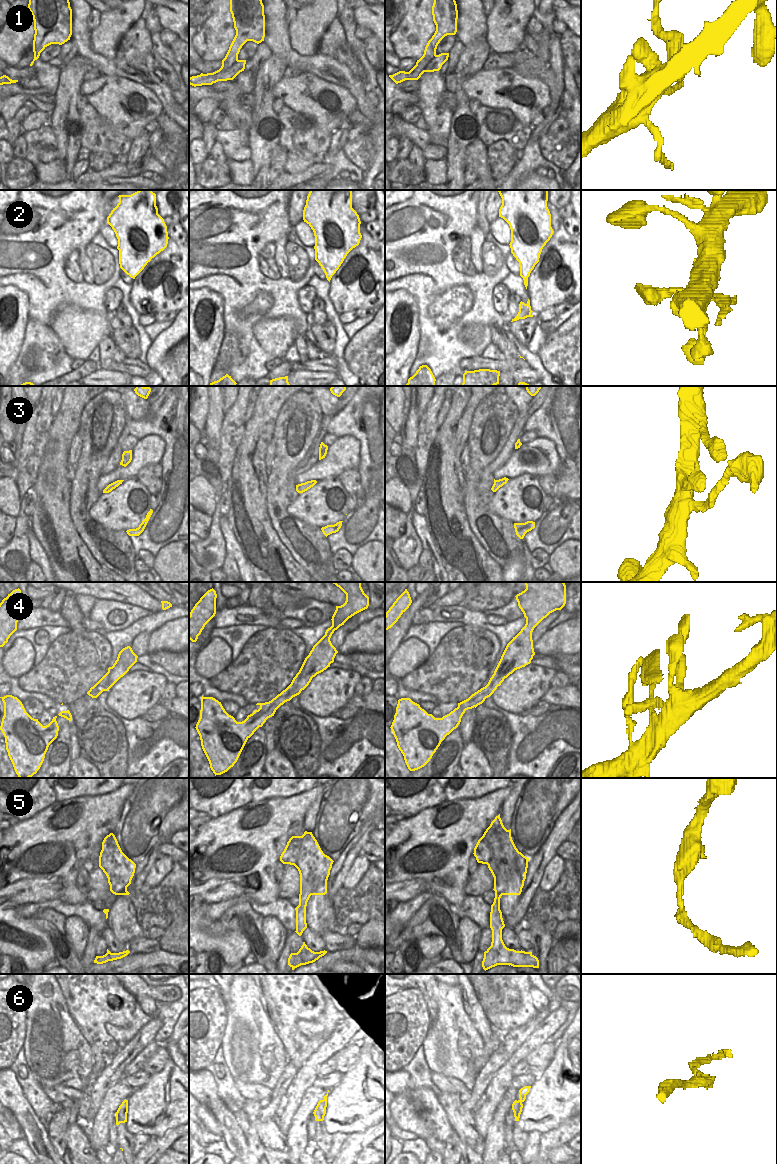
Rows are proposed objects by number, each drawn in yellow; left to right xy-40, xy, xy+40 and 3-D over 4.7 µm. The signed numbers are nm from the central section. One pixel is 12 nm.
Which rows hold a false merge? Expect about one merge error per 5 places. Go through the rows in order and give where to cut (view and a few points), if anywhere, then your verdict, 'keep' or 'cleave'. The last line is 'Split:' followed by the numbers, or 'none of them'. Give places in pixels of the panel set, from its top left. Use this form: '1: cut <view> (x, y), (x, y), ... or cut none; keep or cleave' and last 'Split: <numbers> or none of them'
1: cut xy+40 (437, 55), (423, 69), (416, 67); cleave
2: cut xy+40 (523, 277), (527, 278); cleave
3: cut none; keep
4: cut none; keep
5: cut xy (299, 897), (306, 904); cleave
6: cut none; keep
Split: 1, 2, 5

